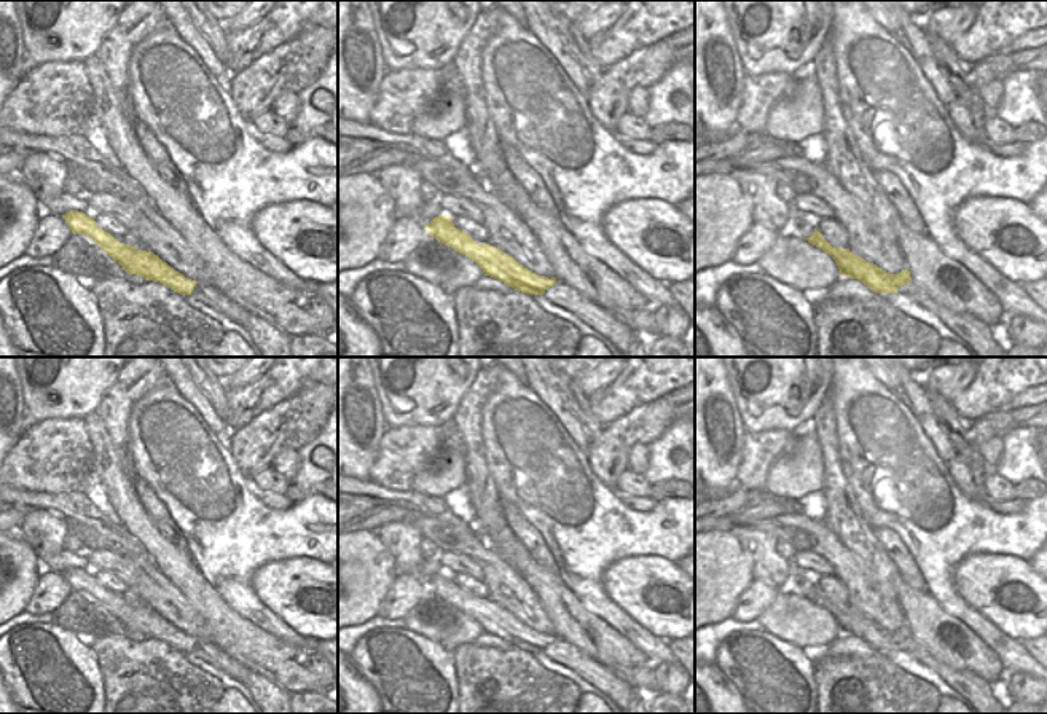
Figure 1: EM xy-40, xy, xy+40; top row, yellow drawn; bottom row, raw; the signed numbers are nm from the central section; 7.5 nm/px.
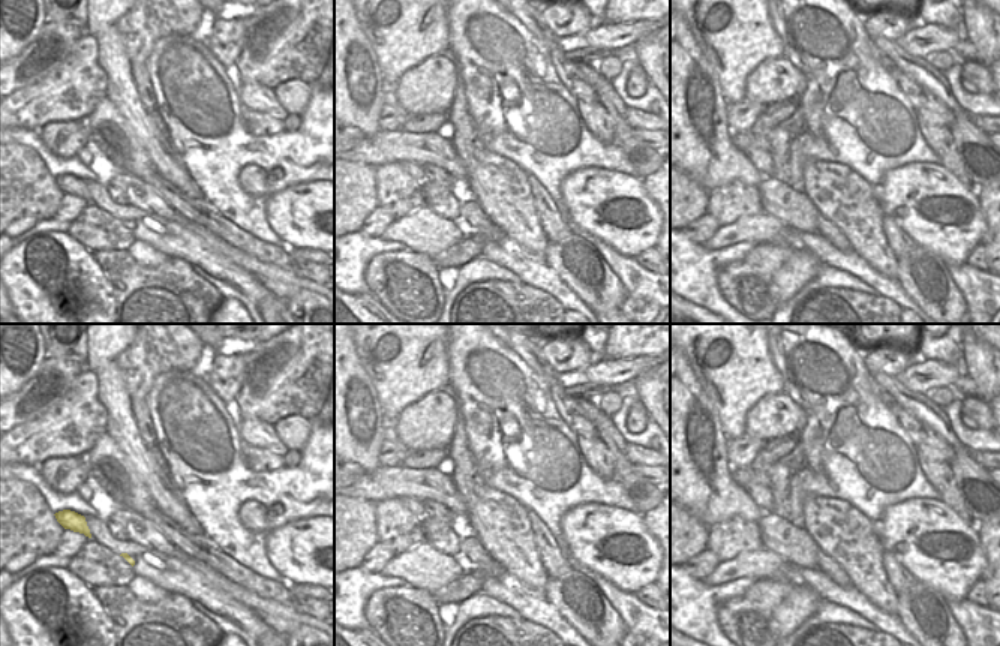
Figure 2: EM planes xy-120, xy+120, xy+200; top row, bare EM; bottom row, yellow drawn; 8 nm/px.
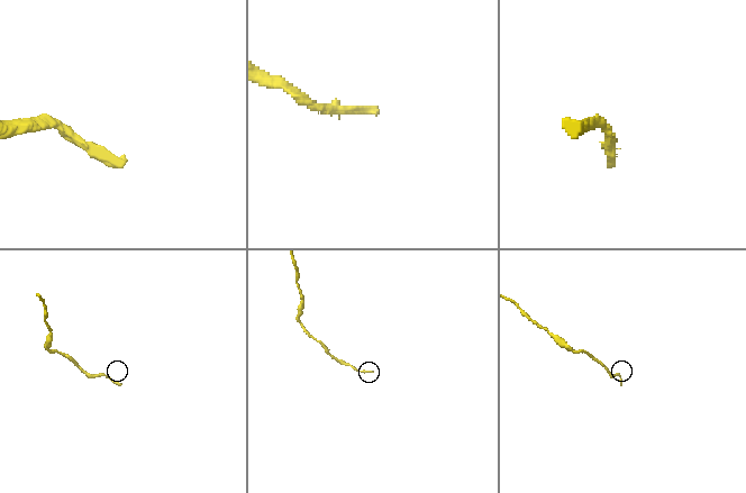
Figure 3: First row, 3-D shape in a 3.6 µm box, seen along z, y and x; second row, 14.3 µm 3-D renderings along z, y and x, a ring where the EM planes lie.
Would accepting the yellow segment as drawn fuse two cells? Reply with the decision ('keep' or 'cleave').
cleave

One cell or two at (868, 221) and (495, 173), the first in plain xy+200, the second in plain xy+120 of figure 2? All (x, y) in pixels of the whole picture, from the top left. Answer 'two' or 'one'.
one

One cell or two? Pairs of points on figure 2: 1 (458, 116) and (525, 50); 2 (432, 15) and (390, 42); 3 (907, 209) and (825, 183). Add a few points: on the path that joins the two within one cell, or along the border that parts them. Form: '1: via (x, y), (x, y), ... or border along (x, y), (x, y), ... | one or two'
1: border along (468, 105), (480, 140) | two
2: via (422, 18), (414, 18), (401, 32) | one
3: border along (873, 186), (874, 197), (885, 215) | two

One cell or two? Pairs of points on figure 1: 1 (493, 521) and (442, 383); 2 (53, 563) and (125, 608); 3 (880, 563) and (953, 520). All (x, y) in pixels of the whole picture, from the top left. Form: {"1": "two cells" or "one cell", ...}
{"1": "two cells", "2": "two cells", "3": "two cells"}

